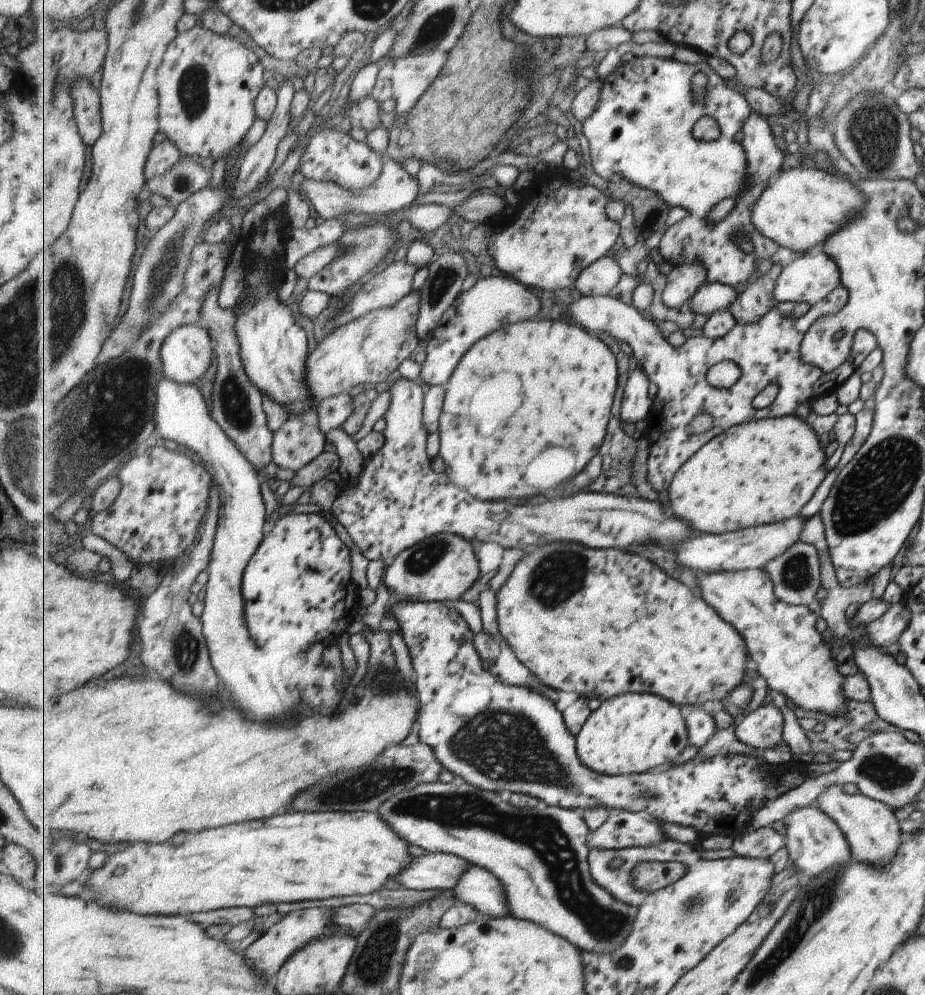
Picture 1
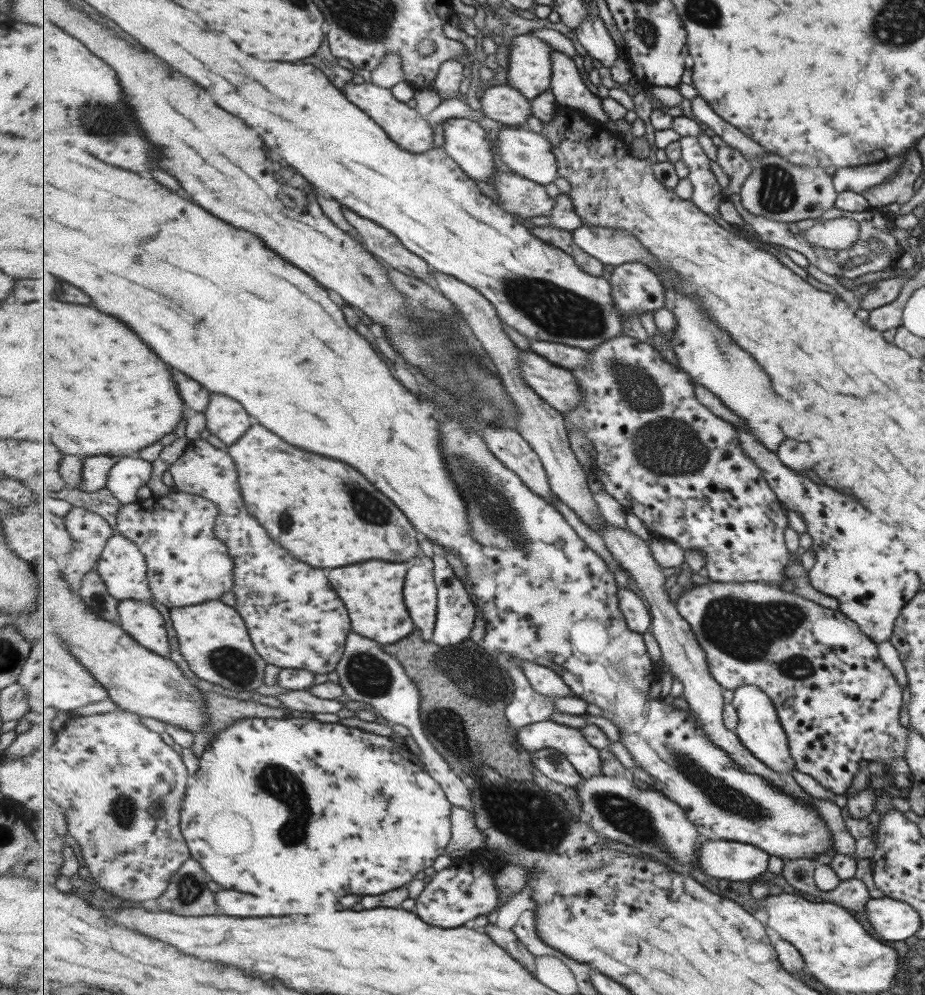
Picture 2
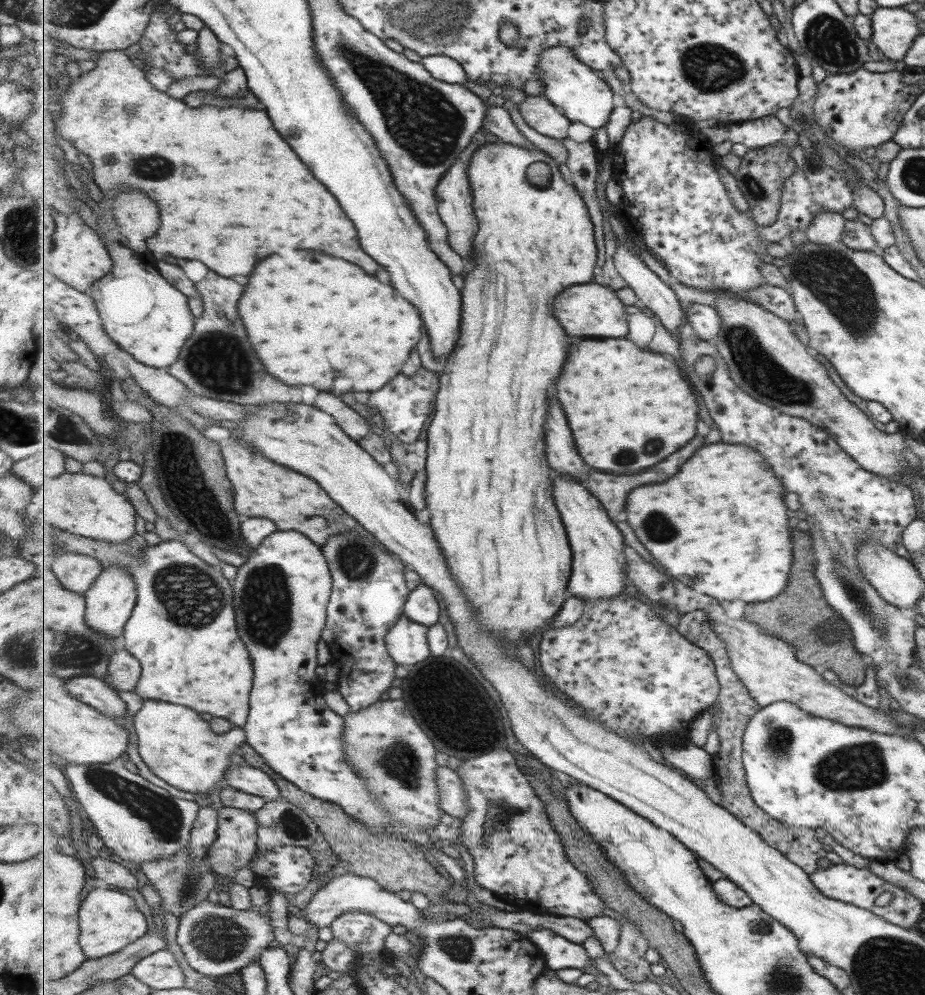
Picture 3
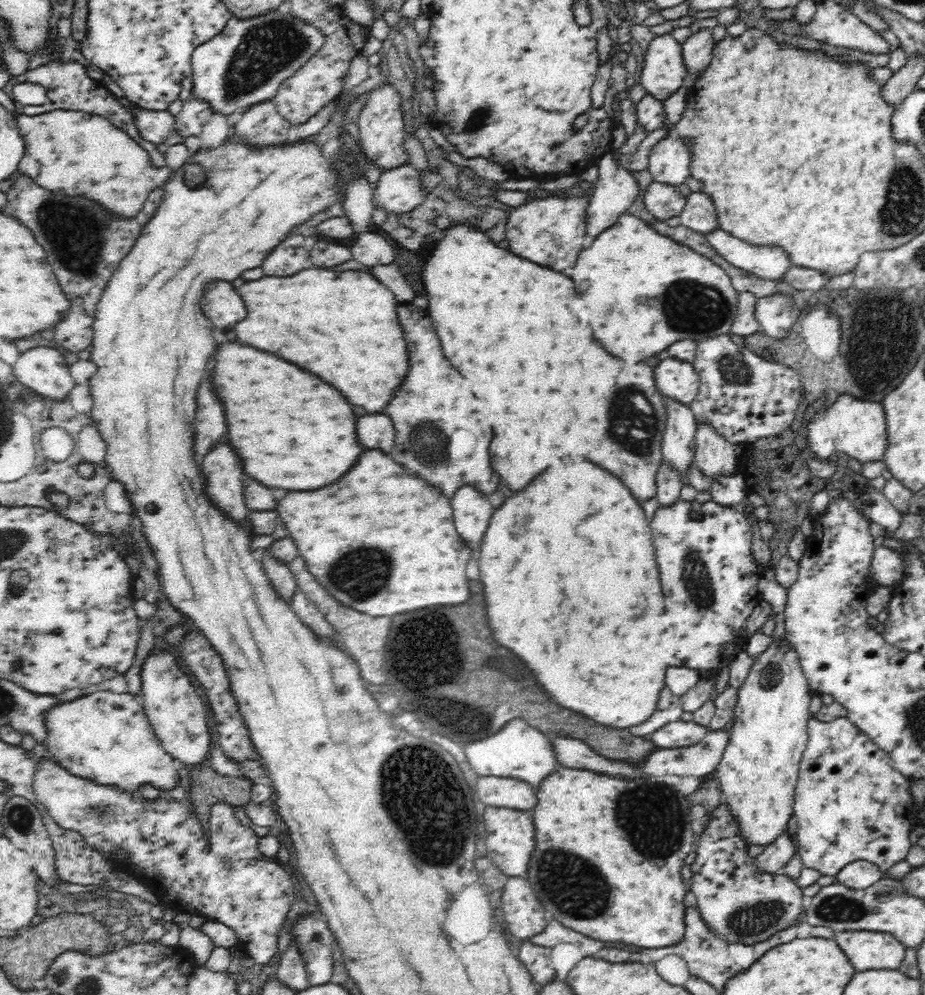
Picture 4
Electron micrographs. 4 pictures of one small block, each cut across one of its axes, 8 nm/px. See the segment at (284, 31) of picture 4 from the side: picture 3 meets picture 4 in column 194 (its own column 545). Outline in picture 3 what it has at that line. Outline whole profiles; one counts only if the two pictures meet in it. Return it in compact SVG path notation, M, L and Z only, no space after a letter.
M571 47L545 49L538 64L540 79L544 82L547 97L571 122L581 122L591 128L606 126L616 107L616 94L610 84L587 66Z

